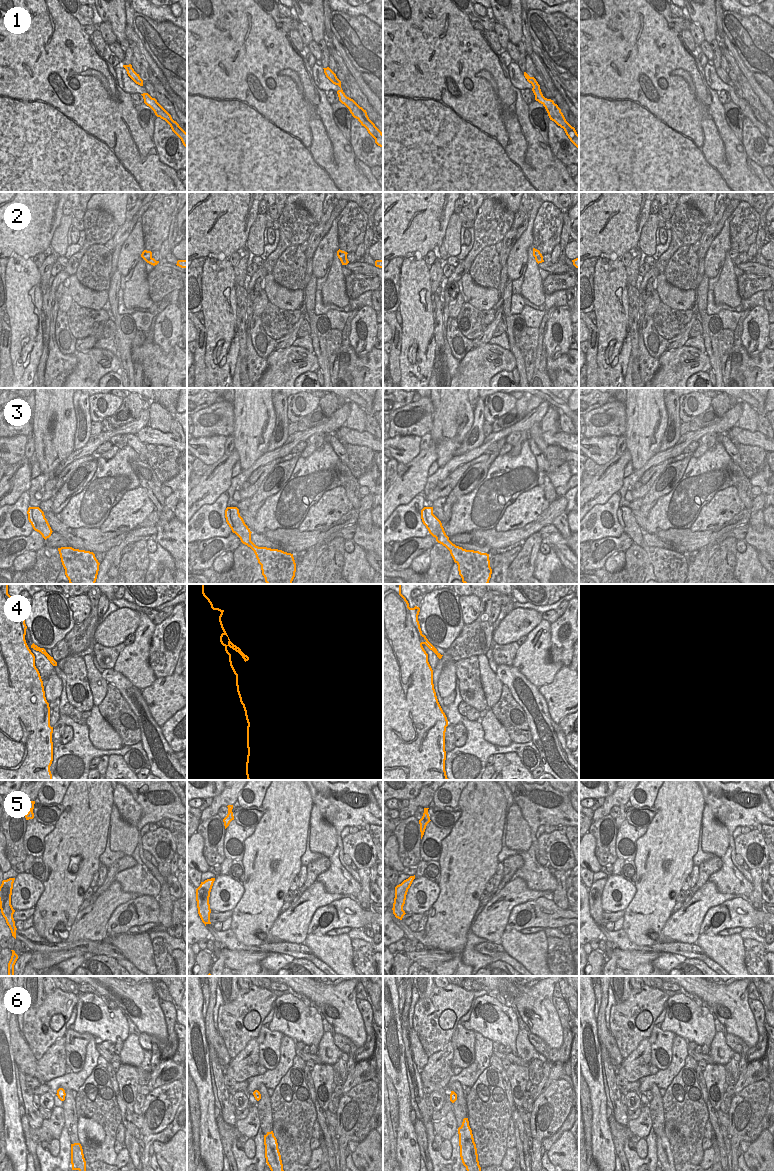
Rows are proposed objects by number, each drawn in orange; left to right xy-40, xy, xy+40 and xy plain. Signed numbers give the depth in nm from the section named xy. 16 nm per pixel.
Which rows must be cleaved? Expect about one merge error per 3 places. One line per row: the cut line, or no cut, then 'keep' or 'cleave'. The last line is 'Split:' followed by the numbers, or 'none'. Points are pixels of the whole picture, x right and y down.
1: no cut | keep
2: xy-40 (151, 257), (147, 262) | cleave
3: no cut | keep
4: no cut | keep
5: no cut | keep
6: no cut | keep
Split: 2

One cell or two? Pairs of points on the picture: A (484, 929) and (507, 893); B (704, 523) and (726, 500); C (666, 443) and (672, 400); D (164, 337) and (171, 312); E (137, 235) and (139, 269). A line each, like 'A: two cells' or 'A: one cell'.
A: one cell
B: one cell
C: one cell
D: one cell
E: two cells

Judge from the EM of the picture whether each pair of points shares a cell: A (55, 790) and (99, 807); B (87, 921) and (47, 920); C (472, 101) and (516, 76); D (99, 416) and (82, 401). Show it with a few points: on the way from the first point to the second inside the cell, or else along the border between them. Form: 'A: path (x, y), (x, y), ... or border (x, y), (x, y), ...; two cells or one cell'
A: border (67, 790), (60, 803); two cells
B: border (79, 911), (69, 931); two cells
C: border (506, 67), (510, 82), (519, 90); two cells
D: border (88, 398), (89, 416), (92, 420); two cells

